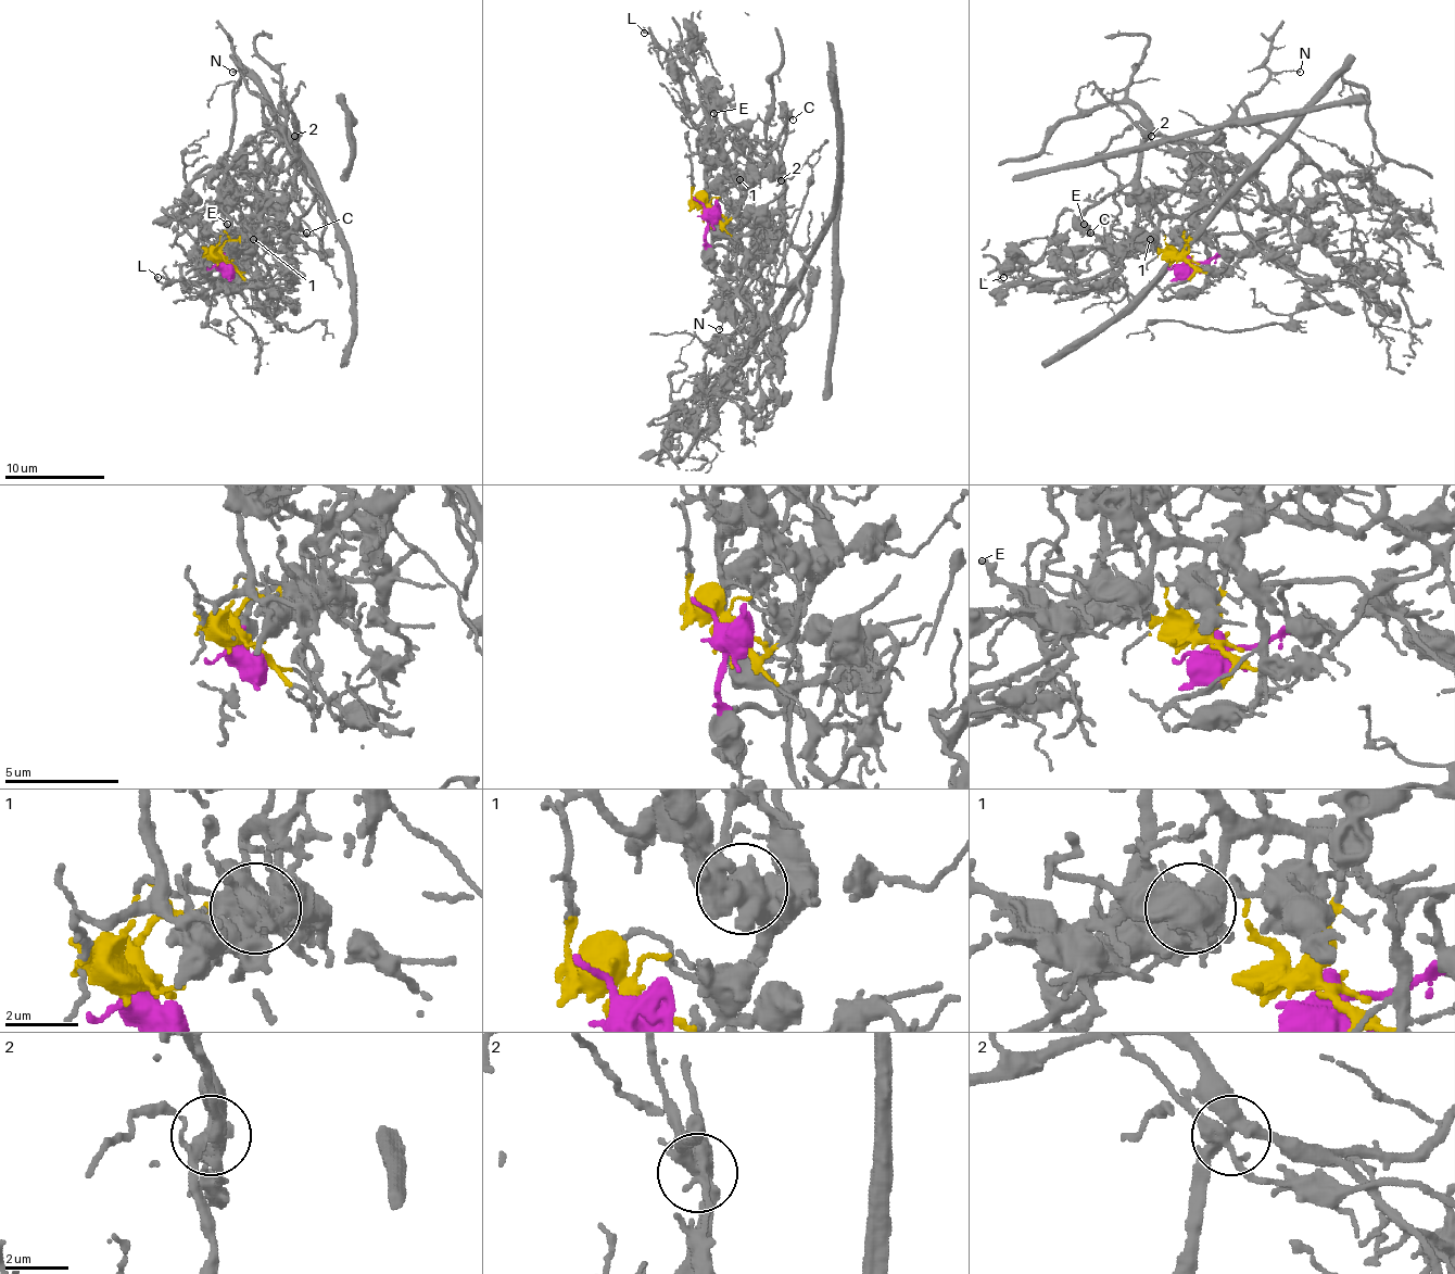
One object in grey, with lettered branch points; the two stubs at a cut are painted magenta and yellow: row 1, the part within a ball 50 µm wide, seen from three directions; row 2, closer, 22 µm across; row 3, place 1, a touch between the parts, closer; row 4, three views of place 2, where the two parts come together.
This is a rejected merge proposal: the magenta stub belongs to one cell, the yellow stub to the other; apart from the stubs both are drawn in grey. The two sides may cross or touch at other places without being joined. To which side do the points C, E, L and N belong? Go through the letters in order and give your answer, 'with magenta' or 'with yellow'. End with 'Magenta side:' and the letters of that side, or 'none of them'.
C: with magenta
E: with magenta
L: with yellow
N: with magenta
Magenta side: C, E, N

